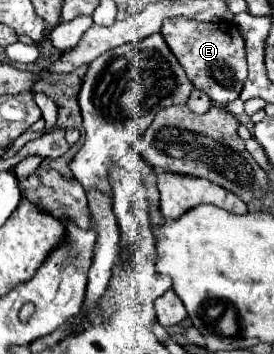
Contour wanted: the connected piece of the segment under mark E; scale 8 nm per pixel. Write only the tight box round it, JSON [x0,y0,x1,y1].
[162,17,248,105]

